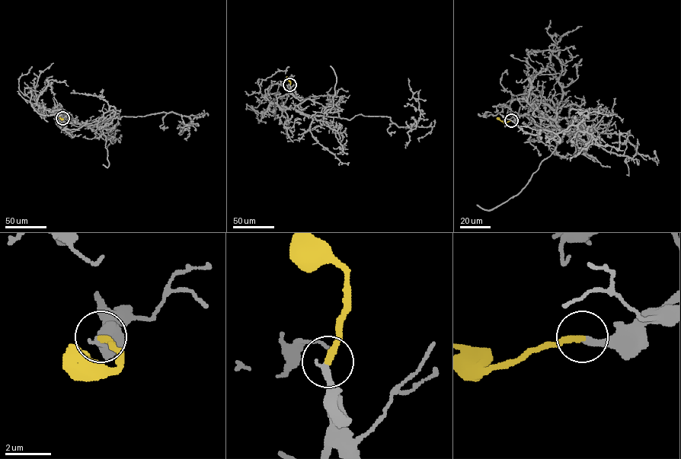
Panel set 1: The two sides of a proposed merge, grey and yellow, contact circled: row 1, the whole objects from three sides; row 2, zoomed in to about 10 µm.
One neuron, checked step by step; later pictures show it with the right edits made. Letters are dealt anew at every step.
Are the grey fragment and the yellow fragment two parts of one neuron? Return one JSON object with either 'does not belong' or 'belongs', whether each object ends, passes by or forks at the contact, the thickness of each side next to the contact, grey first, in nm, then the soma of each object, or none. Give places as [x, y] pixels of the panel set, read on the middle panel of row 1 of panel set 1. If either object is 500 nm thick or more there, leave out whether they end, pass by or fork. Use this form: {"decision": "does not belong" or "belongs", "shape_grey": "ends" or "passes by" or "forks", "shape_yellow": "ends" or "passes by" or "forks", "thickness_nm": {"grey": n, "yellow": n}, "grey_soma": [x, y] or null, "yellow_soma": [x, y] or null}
{"decision": "belongs", "shape_grey": "ends", "shape_yellow": "ends", "thickness_nm": {"grey": 280, "yellow": 300}, "grey_soma": null, "yellow_soma": null}

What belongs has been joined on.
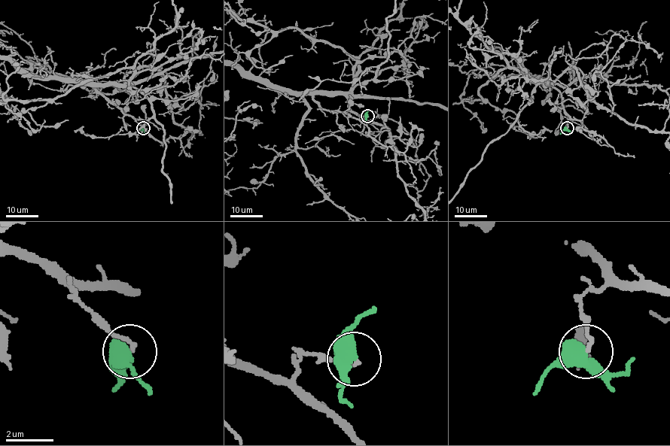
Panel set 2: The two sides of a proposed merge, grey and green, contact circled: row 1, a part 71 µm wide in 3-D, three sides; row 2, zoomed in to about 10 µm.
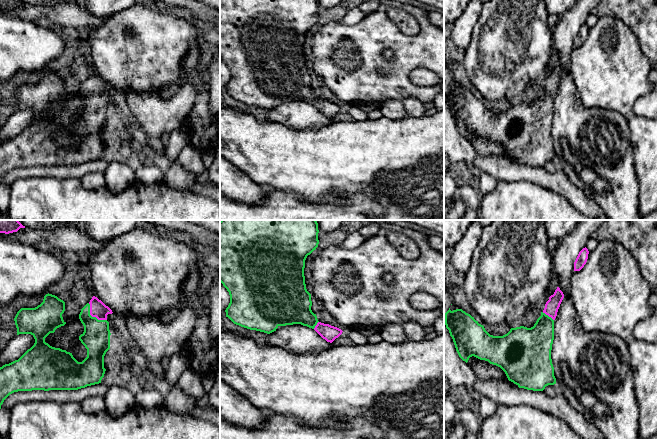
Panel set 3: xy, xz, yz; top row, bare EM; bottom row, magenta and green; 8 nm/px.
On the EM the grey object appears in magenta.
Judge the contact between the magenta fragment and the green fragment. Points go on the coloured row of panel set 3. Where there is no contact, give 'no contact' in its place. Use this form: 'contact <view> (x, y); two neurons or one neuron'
contact xy (93, 316); one neuron

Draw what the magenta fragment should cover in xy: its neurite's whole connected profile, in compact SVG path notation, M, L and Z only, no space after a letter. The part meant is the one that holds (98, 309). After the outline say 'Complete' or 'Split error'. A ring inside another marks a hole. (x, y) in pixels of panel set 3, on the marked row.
M46 294L43 302L35 308L21 308L15 318L15 325L17 328L17 335L31 334L34 339L34 345L28 349L18 360L0 367L0 409L4 400L12 393L18 391L32 391L32 390L78 390L87 386L101 383L106 369L104 368L104 356L110 349L110 330L107 315L112 314L112 310L106 306L101 300L93 296L89 303L87 303L79 314L79 319L84 326L84 332L79 336L79 340L87 349L87 357L78 362L72 353L50 346L45 342L45 338L54 333L55 330L64 326L66 322L63 320L62 314L65 311L65 302L52 294Z. Split error

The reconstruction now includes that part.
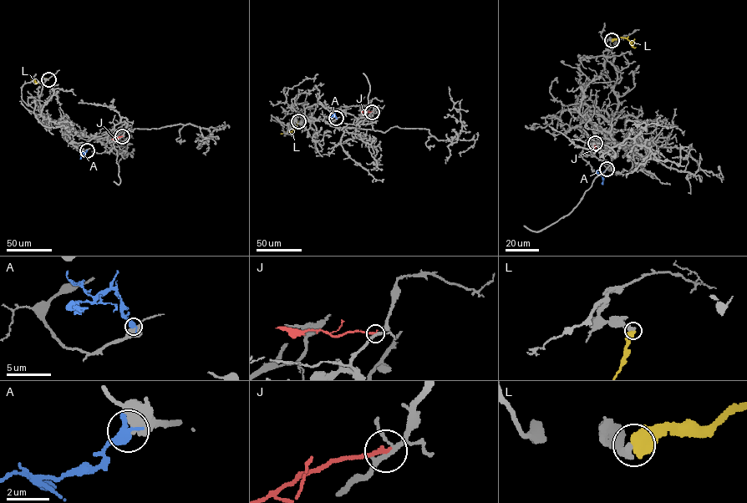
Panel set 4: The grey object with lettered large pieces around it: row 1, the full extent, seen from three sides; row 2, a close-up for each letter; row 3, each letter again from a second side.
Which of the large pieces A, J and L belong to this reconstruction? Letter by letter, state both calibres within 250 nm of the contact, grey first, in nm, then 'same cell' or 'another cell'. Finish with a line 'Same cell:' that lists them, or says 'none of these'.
A: calibres 650 and 550 nm; another cell
J: calibres 200 and 220 nm; another cell
L: calibres 400 and 700 nm; same cell
Same cell: L

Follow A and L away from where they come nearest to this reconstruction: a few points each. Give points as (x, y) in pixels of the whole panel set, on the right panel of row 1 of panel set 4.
A: (607, 169), (599, 173), (602, 185)
L: (612, 40), (625, 38), (632, 46), (634, 39)

